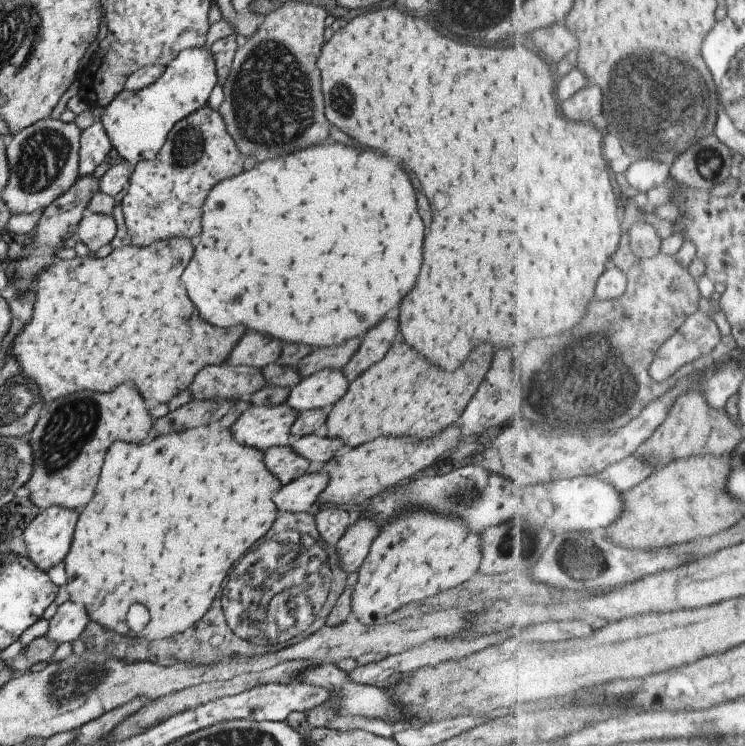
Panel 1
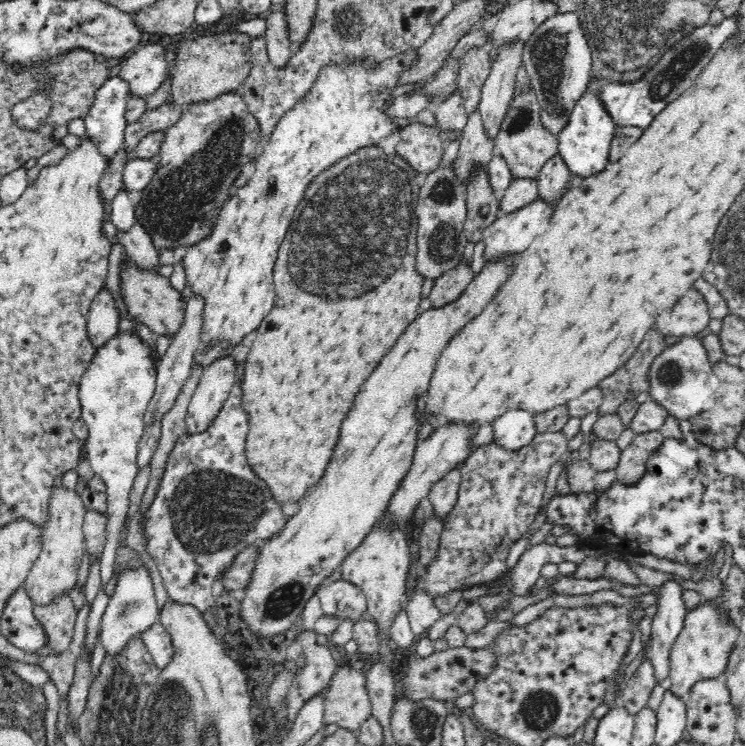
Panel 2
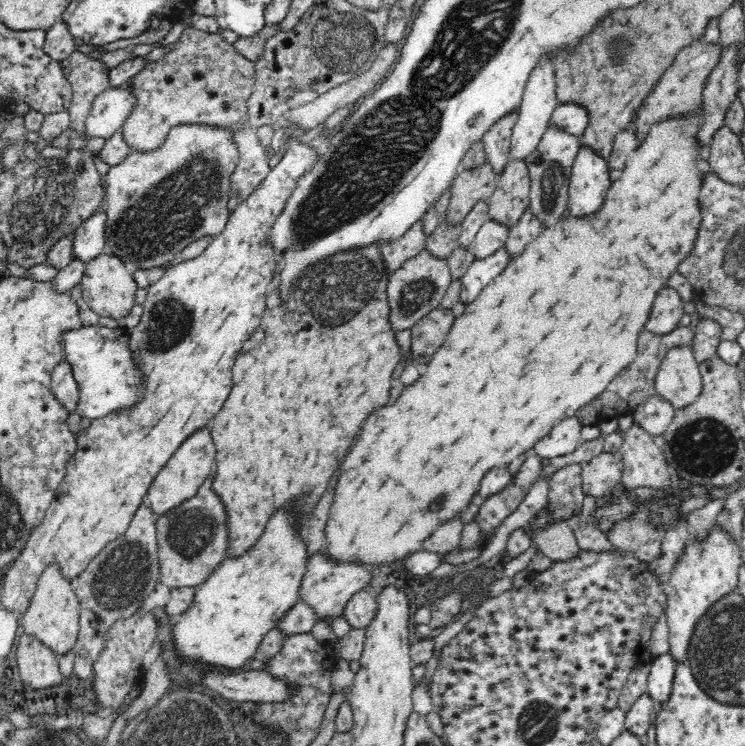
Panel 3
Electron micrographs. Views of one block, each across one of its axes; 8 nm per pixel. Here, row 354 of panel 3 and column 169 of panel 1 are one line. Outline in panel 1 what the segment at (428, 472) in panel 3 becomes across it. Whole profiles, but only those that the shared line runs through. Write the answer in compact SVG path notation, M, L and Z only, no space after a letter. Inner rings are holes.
M218 422L199 426L199 428L193 428L193 430L183 430L179 434L156 436L147 444L113 442L113 445L109 446L104 455L98 478L91 500L87 502L87 506L78 515L69 551L62 562L67 576L65 590L69 596L68 601L79 602L85 608L85 614L91 622L103 626L105 630L115 630L119 634L129 634L129 628L127 628L123 618L127 614L127 608L133 602L139 602L149 610L149 622L139 632L139 636L143 636L147 640L161 640L161 638L167 638L167 636L177 634L177 632L183 633L187 626L197 622L207 612L207 608L211 606L215 594L221 588L223 578L227 576L227 570L271 528L271 524L273 524L273 520L276 520L278 513L275 512L276 508L273 506L271 498L279 490L280 484L277 482L277 478L271 476L265 468L263 453L259 452L257 448L251 448L251 446L237 442L231 436L230 430L221 428Z

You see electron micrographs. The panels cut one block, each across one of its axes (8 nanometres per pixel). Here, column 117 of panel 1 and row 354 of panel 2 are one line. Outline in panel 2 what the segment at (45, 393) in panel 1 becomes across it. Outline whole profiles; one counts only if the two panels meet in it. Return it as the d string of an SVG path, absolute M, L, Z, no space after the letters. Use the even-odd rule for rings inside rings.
M374 145L366 146L360 148L354 154L338 160L334 166L318 174L312 180L312 184L308 186L308 190L304 194L304 200L298 204L296 212L293 212L294 218L290 223L290 228L288 228L284 240L281 242L274 265L273 283L275 289L273 290L273 308L261 323L258 331L255 332L254 337L248 342L249 350L243 364L244 374L242 374L242 380L239 381L241 407L247 414L248 423L245 457L252 472L266 483L266 486L270 489L272 500L277 502L279 506L298 503L306 494L306 490L319 481L319 478L324 474L326 464L332 459L334 446L338 442L336 440L338 438L338 426L340 426L344 414L348 412L350 404L354 402L354 394L362 386L360 382L364 382L370 376L370 372L376 368L376 364L382 360L382 356L390 350L390 346L396 342L396 338L420 316L420 301L422 300L420 289L424 280L420 278L415 269L418 221L414 216L414 206L416 206L420 184L423 182L424 174L415 174L409 167L409 164L397 154L393 157L387 156L381 149L376 149ZM338 238L340 238L340 244L337 246L334 240L338 240ZM374 238L380 238L380 240L374 240ZM382 238L386 238L386 240L382 240ZM328 252L330 252L330 258L324 258L324 256L328 256ZM298 288L304 290L306 294L300 292ZM314 294L320 296L322 300L314 298ZM346 298L354 298L354 300L346 300ZM324 300L344 300L344 302L324 302Z

